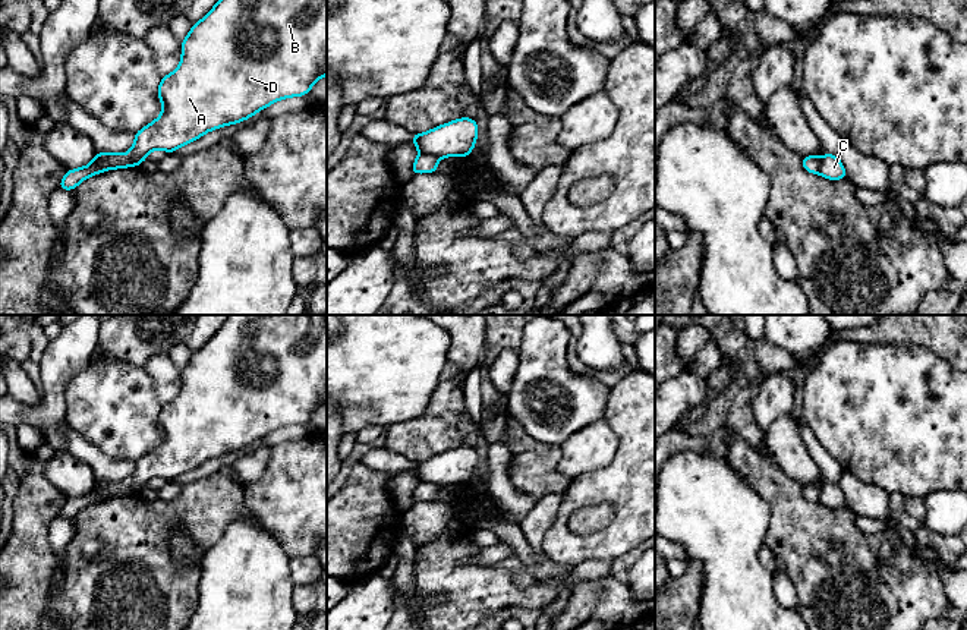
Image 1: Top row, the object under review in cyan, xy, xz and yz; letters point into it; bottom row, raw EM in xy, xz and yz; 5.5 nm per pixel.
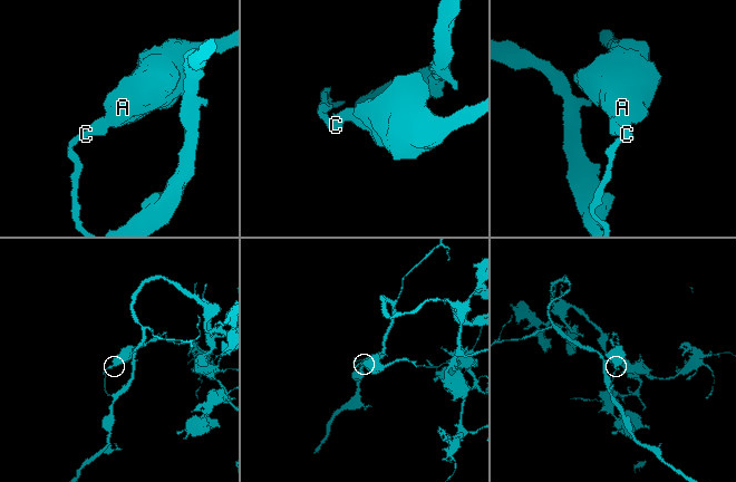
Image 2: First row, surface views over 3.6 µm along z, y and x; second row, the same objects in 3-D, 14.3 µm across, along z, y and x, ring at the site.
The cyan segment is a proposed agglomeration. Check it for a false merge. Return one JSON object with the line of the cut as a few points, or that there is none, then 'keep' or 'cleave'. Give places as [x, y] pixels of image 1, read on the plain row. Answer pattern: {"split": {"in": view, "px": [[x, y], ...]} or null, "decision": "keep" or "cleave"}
{"split": {"in": "xz", "px": [[421, 479], [438, 485]]}, "decision": "cleave"}

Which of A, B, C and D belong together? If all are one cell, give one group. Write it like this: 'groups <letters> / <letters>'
groups A B D / C

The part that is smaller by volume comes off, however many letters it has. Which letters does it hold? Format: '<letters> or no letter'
A, B, D

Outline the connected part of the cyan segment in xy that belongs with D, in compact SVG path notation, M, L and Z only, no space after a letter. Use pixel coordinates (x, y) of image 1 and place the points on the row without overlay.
M229 315L220 330L182 369L179 396L163 404L158 426L163 442L135 462L127 482L97 481L101 498L141 494L152 478L174 481L210 459L252 445L275 429L309 422L312 413L327 403L327 315Z

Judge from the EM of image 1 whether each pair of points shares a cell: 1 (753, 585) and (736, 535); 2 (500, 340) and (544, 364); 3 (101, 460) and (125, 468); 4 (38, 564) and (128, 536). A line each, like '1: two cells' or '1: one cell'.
1: one cell
2: two cells
3: one cell
4: two cells

